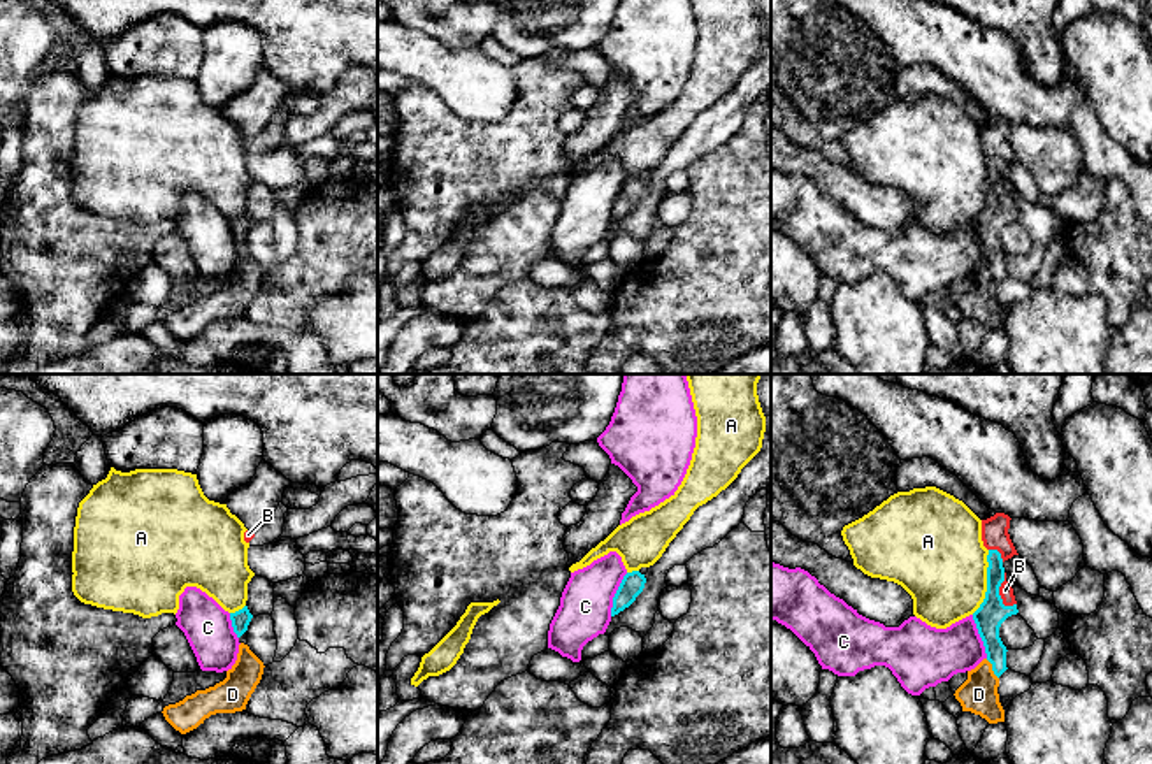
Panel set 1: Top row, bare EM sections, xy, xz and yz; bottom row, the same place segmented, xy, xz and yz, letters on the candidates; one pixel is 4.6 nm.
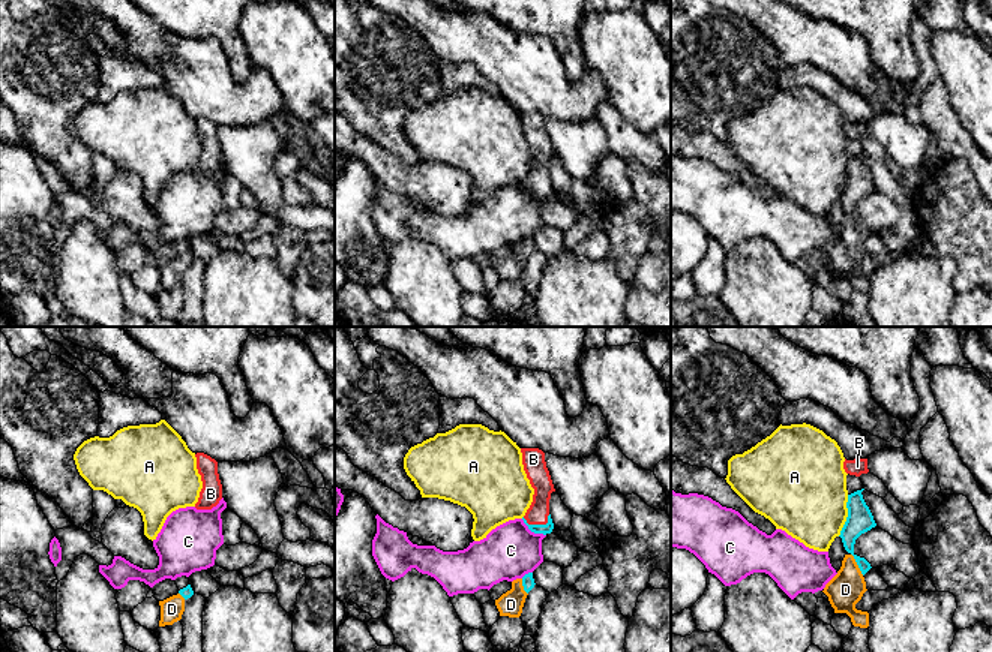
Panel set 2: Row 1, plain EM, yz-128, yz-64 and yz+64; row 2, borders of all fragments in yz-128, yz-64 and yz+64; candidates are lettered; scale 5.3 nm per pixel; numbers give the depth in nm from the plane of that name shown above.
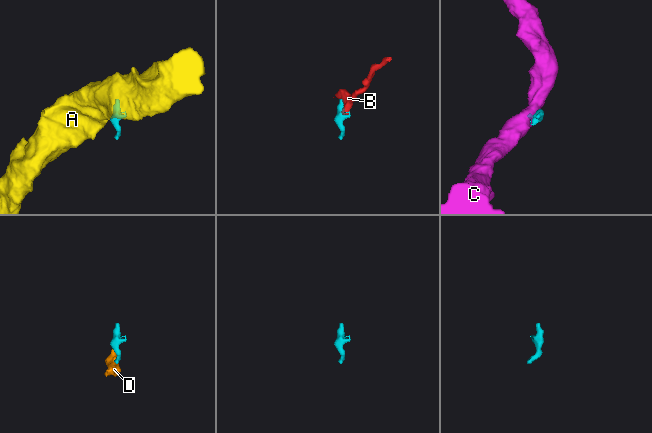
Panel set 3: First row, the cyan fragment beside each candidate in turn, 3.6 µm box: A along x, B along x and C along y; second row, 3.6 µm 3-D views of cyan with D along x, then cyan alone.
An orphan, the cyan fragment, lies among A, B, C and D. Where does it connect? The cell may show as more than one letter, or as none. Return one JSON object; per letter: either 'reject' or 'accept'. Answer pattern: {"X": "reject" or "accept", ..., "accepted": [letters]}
{"A": "reject", "B": "accept", "C": "reject", "D": "accept", "accepted": ["B", "D"]}

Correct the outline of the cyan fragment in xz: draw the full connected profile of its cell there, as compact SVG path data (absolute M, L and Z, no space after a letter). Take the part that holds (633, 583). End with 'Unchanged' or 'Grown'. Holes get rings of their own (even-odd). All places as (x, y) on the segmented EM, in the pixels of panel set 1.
M639 571L627 573L613 597L611 616L629 608L636 597L643 592L646 583L644 574Z. Unchanged

